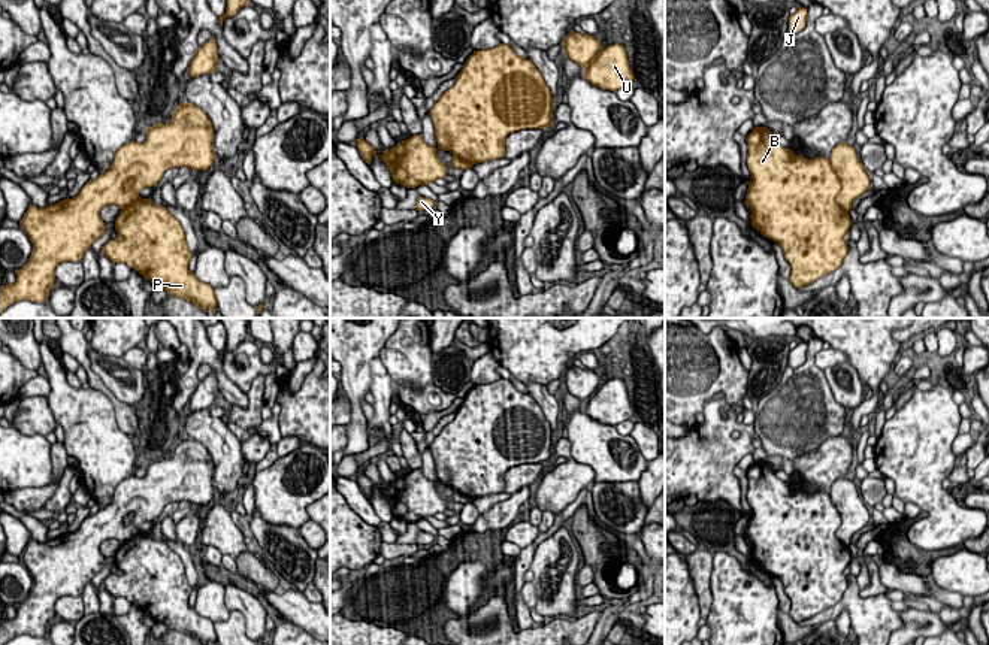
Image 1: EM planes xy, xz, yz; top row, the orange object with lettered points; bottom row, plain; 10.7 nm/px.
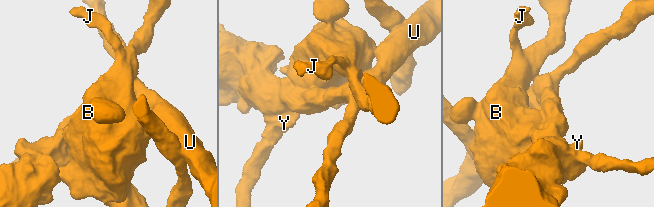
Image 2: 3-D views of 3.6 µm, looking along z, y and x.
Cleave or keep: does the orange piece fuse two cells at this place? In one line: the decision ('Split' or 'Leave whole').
Leave whole

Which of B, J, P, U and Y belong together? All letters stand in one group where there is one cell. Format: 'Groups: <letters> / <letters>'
Groups: B J P U Y

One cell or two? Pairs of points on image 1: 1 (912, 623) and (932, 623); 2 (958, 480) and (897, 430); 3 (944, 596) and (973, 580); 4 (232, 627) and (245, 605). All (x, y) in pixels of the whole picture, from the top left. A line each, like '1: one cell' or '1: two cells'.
1: one cell
2: two cells
3: two cells
4: two cells

